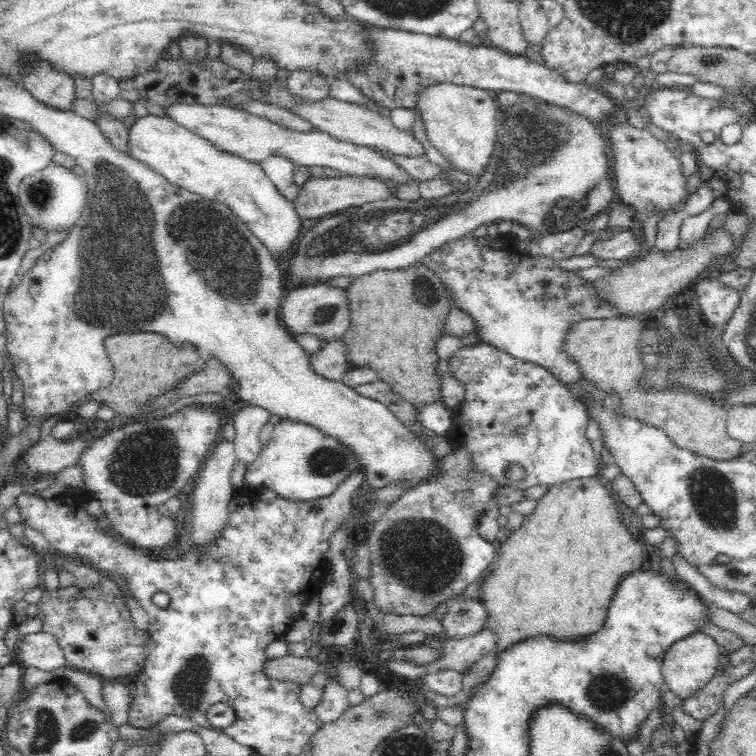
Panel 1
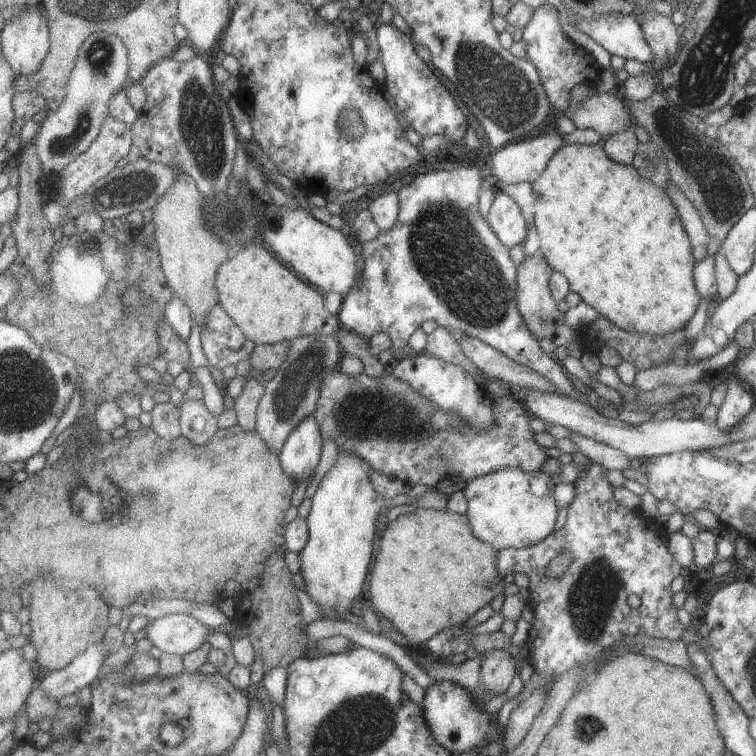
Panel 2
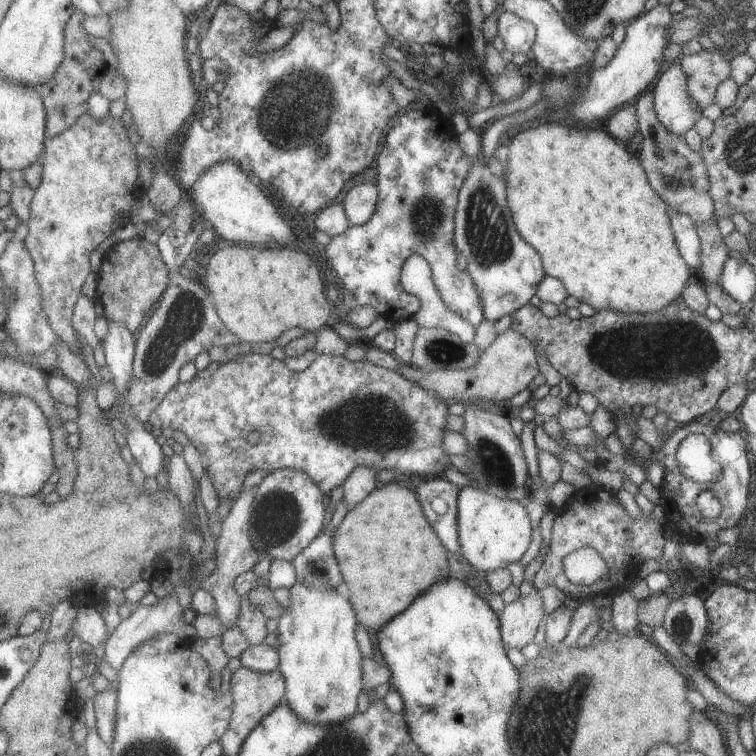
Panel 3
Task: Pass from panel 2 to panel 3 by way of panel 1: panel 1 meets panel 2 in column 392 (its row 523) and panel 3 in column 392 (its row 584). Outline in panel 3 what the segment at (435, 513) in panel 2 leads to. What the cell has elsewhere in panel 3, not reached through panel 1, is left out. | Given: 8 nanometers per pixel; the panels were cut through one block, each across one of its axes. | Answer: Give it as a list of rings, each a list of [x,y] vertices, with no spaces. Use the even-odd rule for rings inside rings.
[[[400,482],[381,484],[366,501],[358,504],[356,510],[347,514],[335,532],[335,552],[345,576],[345,587],[356,604],[360,623],[379,632],[411,609],[432,586],[454,576],[448,560],[450,552],[428,519],[418,496],[410,486],[402,486]]]

